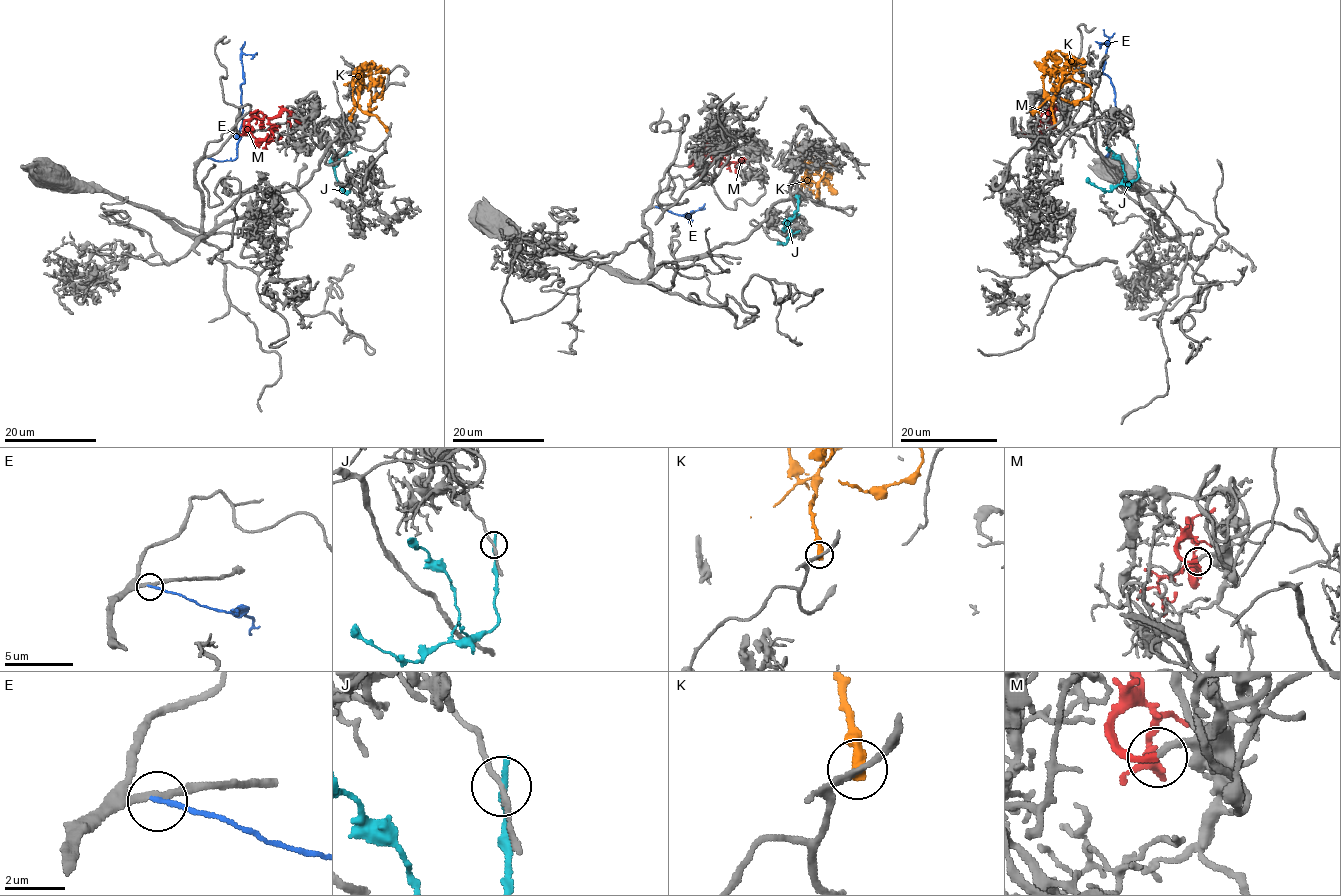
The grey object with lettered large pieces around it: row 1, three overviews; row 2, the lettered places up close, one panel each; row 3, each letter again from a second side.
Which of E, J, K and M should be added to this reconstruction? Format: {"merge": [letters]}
{"merge": ["M"]}

